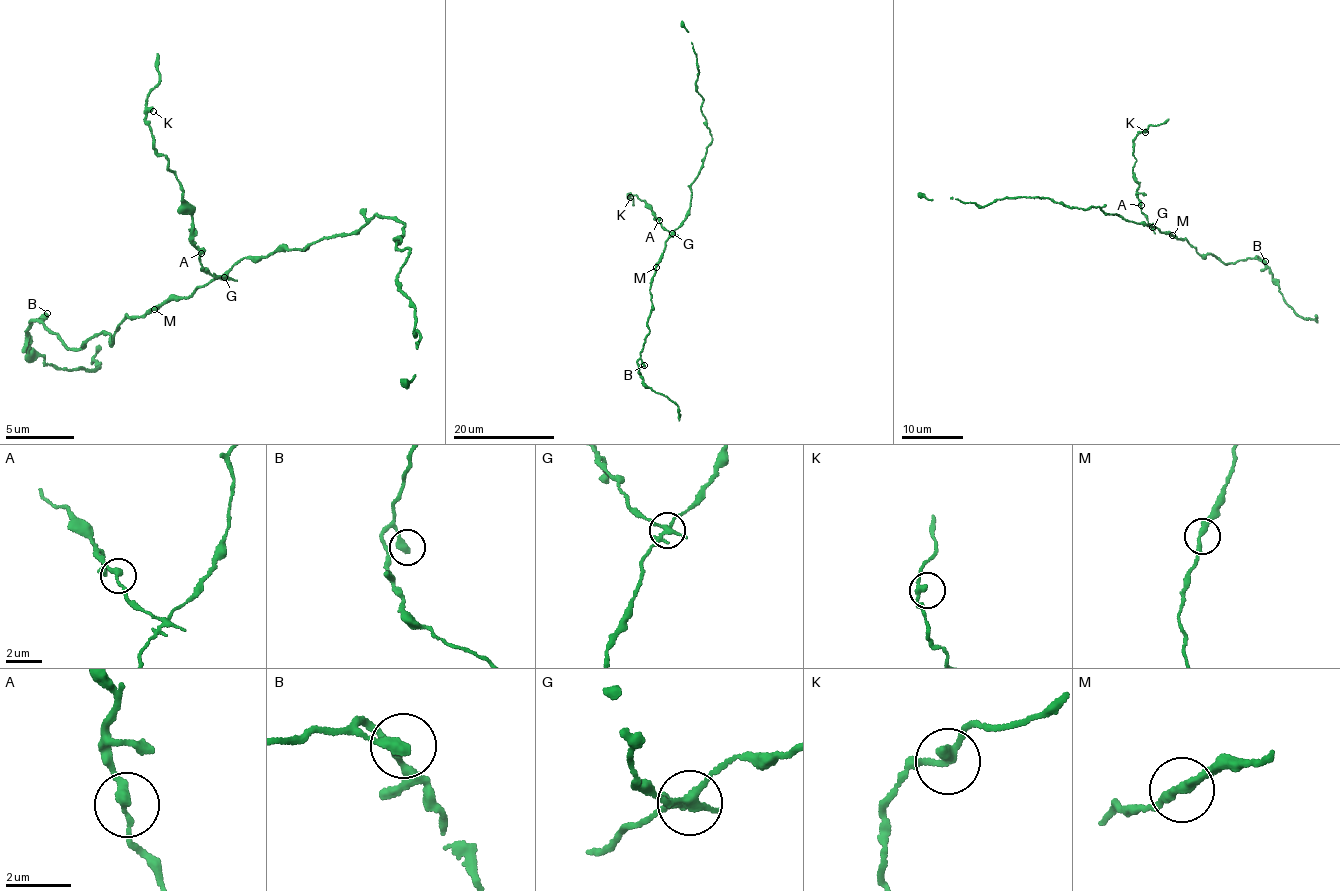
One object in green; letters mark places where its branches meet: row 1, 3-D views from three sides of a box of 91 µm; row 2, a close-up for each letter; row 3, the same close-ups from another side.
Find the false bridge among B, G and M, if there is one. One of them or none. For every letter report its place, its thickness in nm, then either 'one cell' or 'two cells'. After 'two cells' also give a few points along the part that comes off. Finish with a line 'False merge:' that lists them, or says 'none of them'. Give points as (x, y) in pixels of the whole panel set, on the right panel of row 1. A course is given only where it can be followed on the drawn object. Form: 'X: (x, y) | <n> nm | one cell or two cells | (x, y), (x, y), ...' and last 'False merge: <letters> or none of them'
B: (1265, 261) | 400 nm | one cell
G: (1152, 227) | 240 nm | two cells | (1152, 227), (1141, 211), (1138, 182), (1133, 172), (1135, 162), (1132, 146), (1133, 140), (1144, 129), (1168, 118)
M: (1172, 235) | 280 nm | one cell
False merge: G

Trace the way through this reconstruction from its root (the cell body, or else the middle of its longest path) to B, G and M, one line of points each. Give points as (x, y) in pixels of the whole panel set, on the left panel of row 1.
B: (253, 256), (196, 293), (123, 318), (113, 340), (109, 331), (67, 348), (58, 331), (44, 326), (47, 313)
G: (253, 256), (241, 260), (223, 277)
M: (253, 256), (241, 260), (224, 276), (196, 289), (196, 293), (154, 309)

